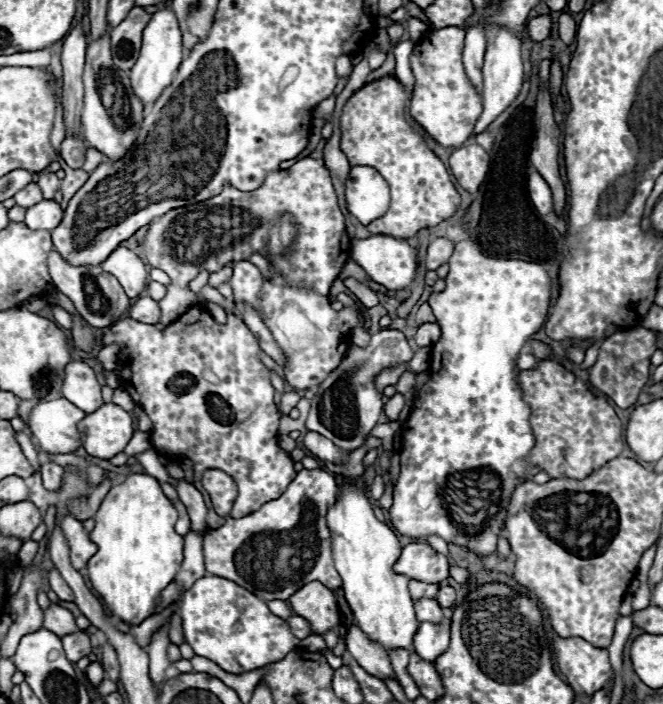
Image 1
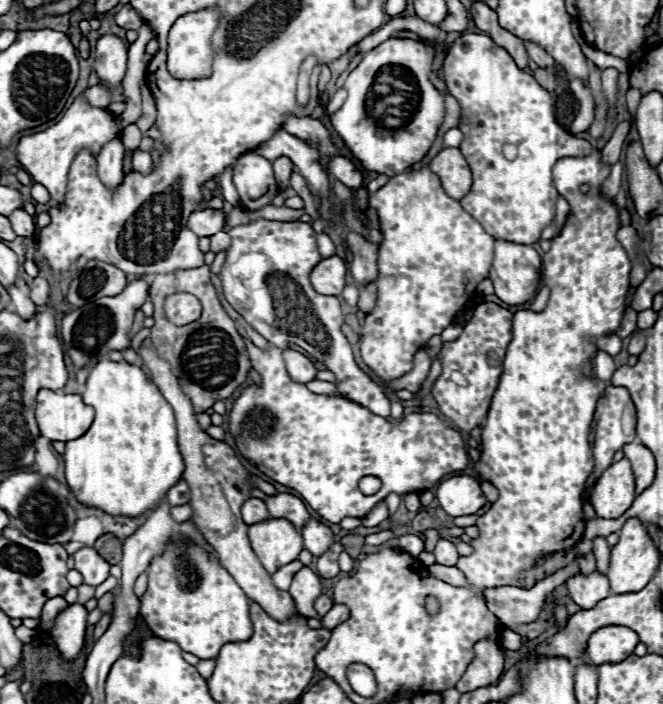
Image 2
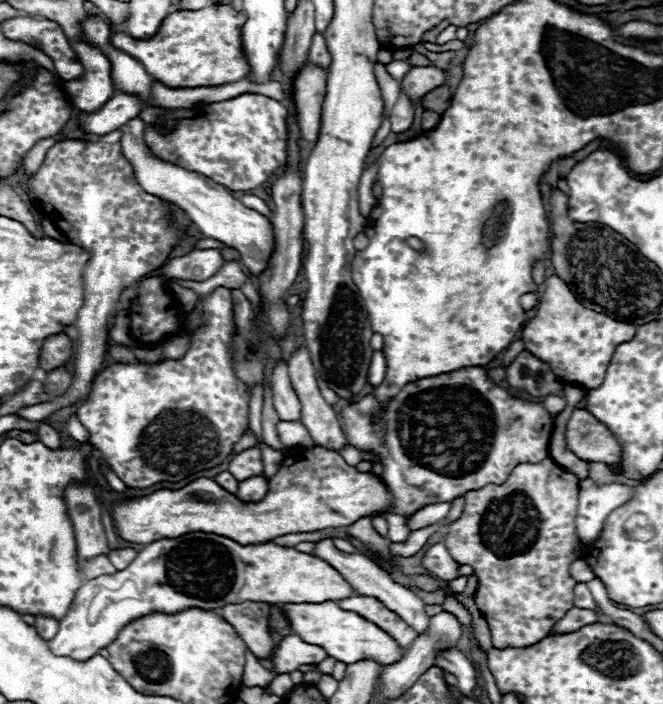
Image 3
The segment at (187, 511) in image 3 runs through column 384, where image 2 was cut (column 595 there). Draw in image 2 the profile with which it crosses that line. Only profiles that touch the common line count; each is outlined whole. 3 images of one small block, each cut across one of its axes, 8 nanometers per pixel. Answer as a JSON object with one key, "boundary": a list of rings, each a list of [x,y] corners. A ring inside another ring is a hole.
{"boundary":[[[626,458],[606,468],[590,492],[590,502],[600,518],[620,518],[634,498],[634,476]]]}

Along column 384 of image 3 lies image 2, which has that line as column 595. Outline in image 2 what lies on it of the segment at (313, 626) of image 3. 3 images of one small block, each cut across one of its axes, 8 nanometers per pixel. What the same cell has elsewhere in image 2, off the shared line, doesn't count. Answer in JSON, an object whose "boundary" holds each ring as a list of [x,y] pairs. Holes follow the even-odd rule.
{"boundary":[[[606,626],[590,636],[586,652],[594,666],[618,664],[634,652],[638,642],[640,638],[634,630],[626,626]]]}

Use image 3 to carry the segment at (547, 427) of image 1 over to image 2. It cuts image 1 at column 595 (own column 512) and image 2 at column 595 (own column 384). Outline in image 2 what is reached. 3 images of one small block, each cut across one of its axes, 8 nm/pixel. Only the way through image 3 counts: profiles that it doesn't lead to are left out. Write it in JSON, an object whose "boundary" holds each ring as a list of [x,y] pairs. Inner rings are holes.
{"boundary":[[[608,386],[596,404],[596,412],[594,412],[592,428],[590,428],[590,448],[594,456],[592,480],[596,482],[602,476],[604,468],[612,464],[614,454],[622,450],[624,444],[630,444],[634,440],[636,440],[636,410],[630,400],[630,394],[622,386]]]}

